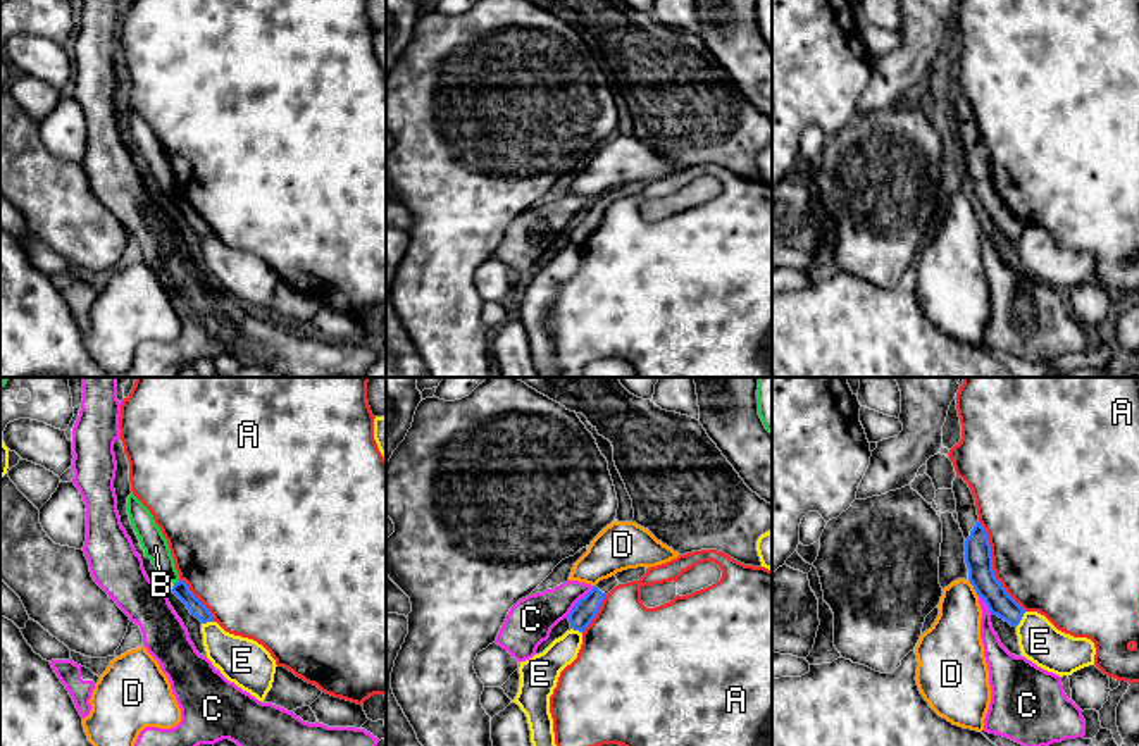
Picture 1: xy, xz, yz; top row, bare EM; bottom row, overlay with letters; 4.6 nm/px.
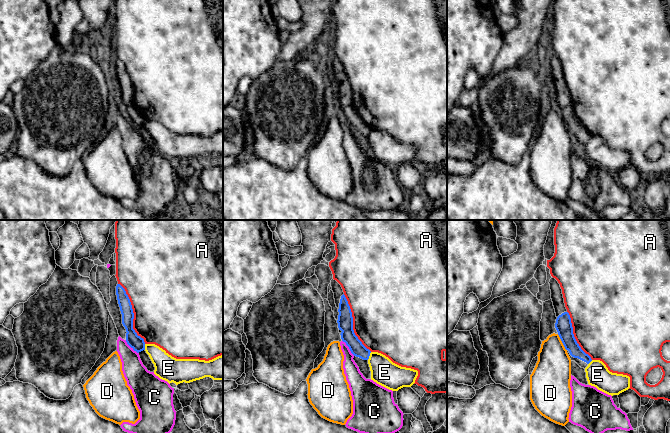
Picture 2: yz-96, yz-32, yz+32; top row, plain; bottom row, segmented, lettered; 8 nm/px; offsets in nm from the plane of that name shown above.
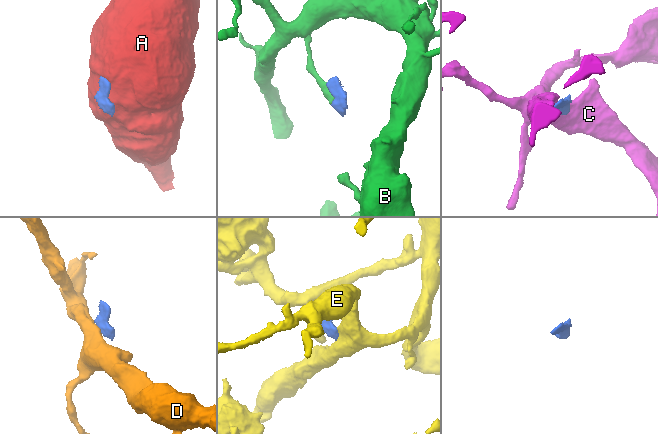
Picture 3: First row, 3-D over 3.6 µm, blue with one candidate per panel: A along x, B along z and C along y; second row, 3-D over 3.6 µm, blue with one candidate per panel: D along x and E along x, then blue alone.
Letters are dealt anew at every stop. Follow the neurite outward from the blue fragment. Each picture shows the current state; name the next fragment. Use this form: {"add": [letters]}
{"add": []}

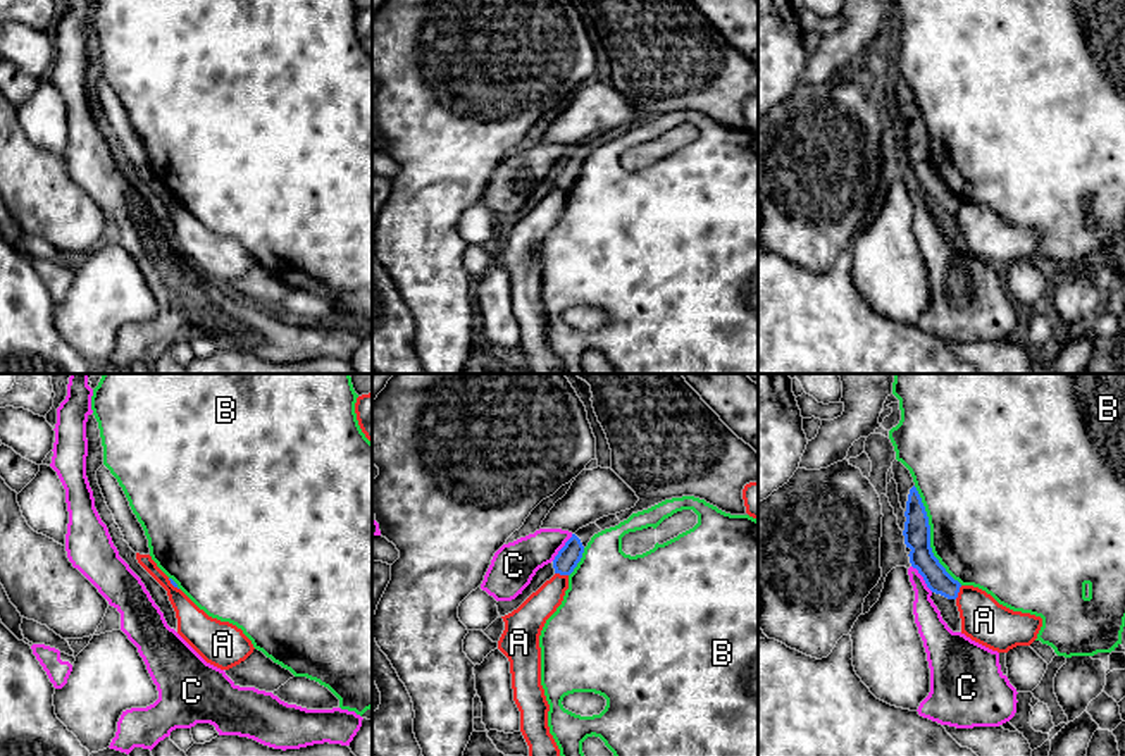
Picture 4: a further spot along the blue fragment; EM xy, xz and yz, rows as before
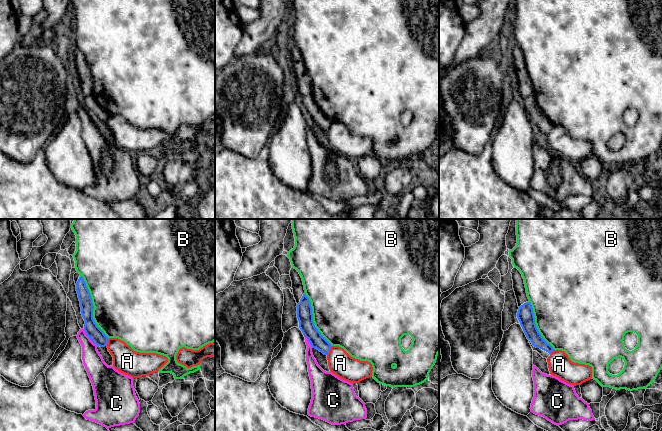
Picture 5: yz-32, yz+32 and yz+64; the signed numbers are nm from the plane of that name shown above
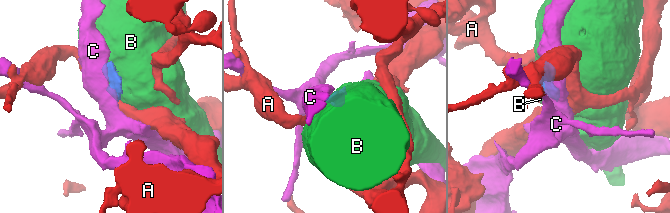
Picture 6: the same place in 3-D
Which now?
{"add": []}

